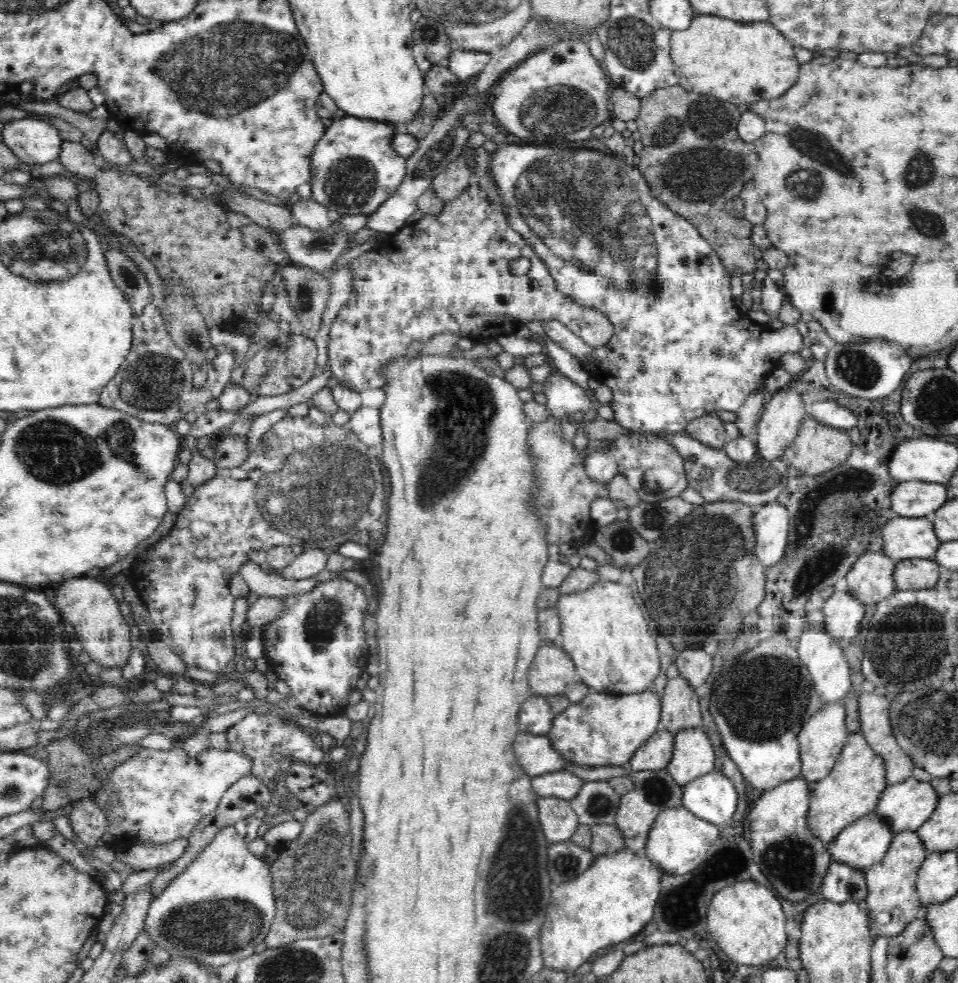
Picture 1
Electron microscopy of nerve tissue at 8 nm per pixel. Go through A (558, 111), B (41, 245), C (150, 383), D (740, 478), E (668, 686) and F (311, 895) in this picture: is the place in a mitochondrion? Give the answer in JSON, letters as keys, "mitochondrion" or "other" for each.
{"A":"mitochondrion","B":"mitochondrion","C":"mitochondrion","D":"mitochondrion","E":"other","F":"mitochondrion"}

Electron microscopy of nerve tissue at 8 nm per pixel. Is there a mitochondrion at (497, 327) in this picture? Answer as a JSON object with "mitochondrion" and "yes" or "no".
{"mitochondrion":"no"}

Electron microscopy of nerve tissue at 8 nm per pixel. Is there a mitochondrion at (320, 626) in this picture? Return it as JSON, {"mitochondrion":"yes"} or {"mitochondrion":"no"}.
{"mitochondrion":"yes"}

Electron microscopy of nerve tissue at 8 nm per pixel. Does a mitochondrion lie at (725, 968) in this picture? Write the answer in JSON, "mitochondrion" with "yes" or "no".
{"mitochondrion":"no"}

